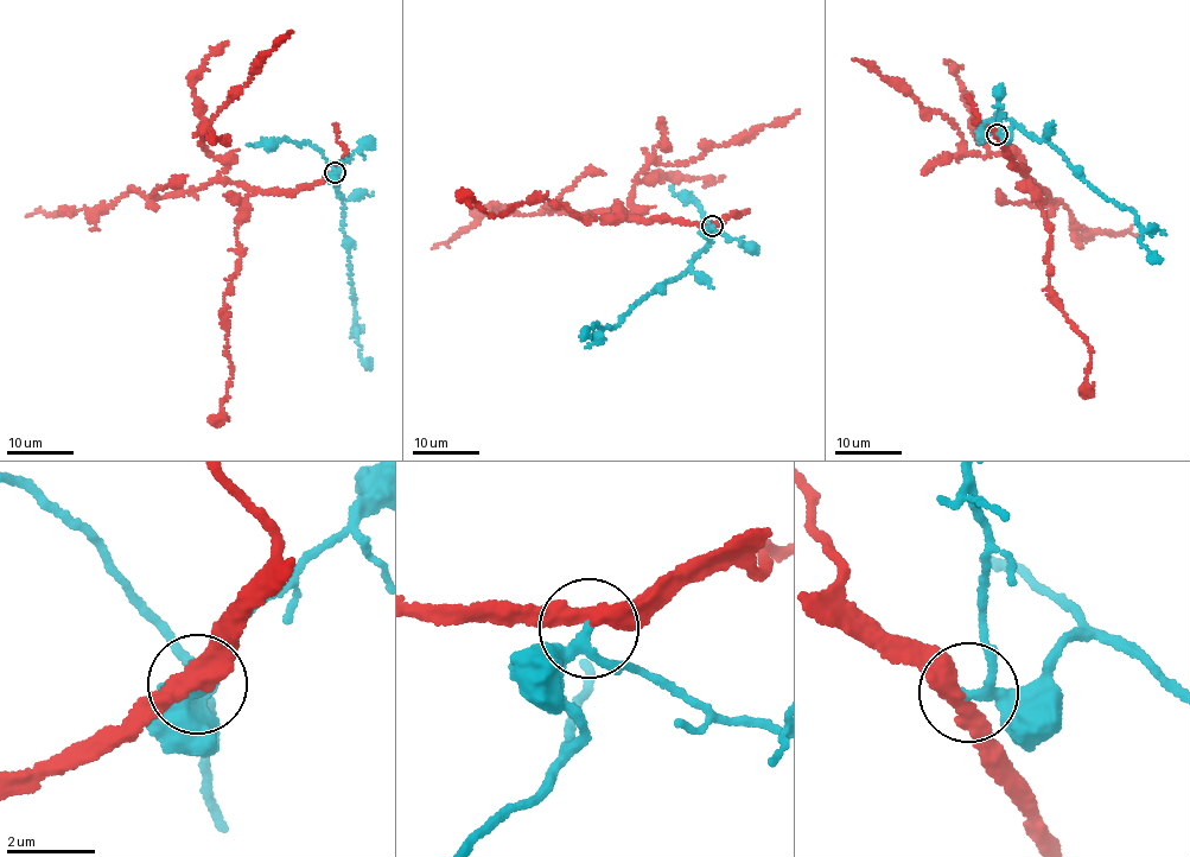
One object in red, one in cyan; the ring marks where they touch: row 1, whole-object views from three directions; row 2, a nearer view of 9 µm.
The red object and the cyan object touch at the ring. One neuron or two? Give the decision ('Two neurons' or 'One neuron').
One neuron

